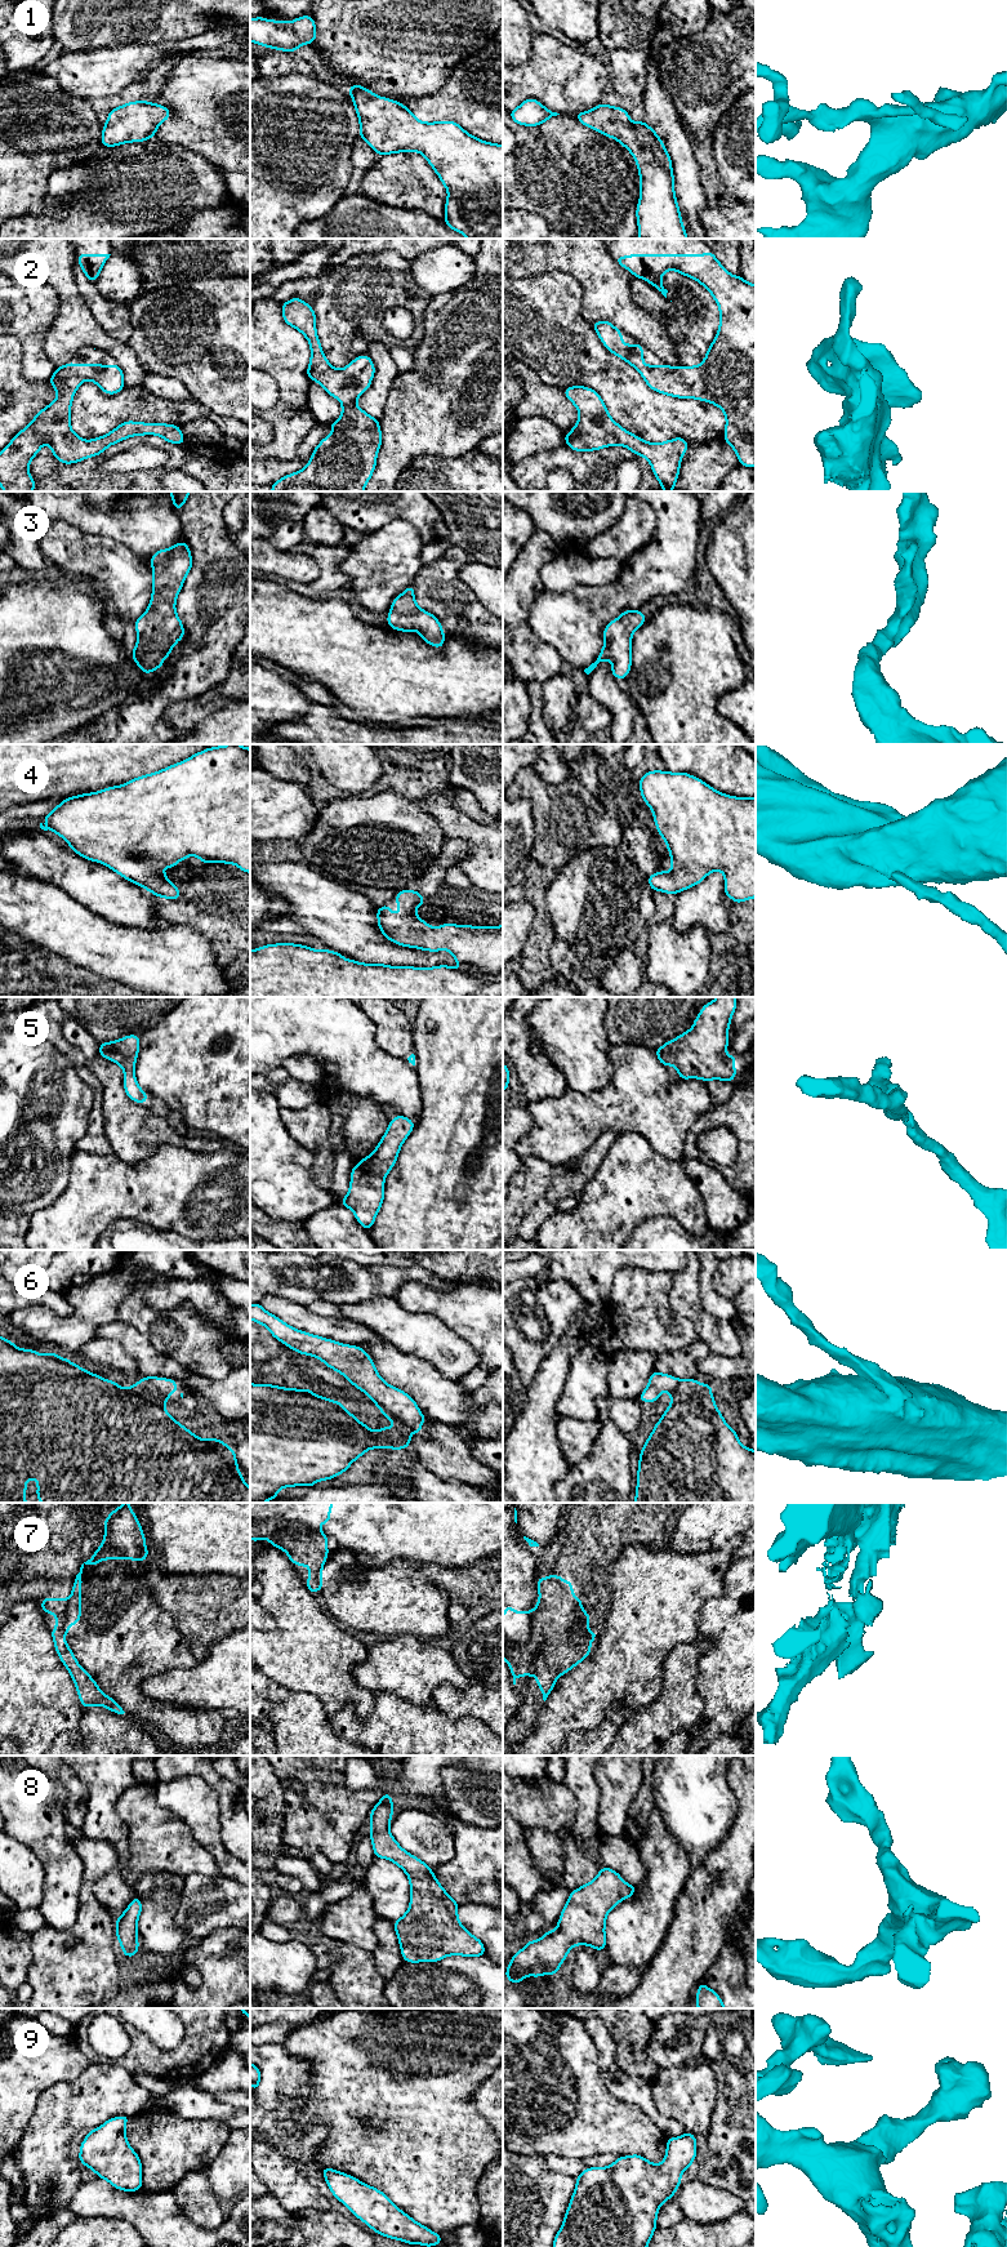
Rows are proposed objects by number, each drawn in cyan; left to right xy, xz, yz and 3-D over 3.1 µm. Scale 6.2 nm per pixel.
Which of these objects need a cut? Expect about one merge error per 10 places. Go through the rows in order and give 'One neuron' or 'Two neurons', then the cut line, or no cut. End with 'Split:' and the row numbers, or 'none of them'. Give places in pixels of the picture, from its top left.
1: One neuron. No split
2: One neuron. No split
3: One neuron. No split
4: One neuron. No split
5: One neuron. No split
6: One neuron. No split
7: Two neurons. Split along xy (68, 1600), (65, 1632)
8: One neuron. No split
9: One neuron. No split
Split: 7

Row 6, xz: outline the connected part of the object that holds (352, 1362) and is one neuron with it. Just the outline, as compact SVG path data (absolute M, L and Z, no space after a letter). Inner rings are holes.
M259 1303L250 1304L250 1320L266 1326L273 1338L297 1353L316 1357L340 1372L371 1398L387 1420L393 1420L392 1429L386 1425L371 1430L348 1412L343 1403L316 1396L309 1388L294 1389L250 1383L250 1503L276 1499L282 1487L311 1487L318 1481L334 1478L346 1472L367 1450L406 1449L410 1445L411 1433L422 1433L425 1416L416 1402L404 1391L387 1384L361 1347L297 1330L267 1312Z

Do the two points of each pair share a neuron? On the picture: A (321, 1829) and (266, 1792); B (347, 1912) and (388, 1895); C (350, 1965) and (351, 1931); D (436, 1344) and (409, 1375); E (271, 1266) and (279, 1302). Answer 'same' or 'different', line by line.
A: different
B: different
C: different
D: different
E: different

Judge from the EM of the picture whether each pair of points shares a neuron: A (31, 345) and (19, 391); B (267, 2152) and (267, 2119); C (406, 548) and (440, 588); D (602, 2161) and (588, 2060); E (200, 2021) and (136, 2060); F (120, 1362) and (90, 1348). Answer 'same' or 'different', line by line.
A: different
B: different
C: different
D: different
E: same
F: same

